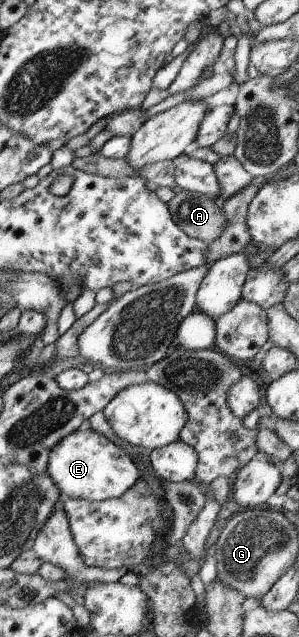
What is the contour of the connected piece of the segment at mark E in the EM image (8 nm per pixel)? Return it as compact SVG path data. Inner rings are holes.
M88 425L62 437L48 453L46 463L46 475L58 488L62 498L98 501L120 497L140 476L131 457L124 452L122 446L114 445Z

